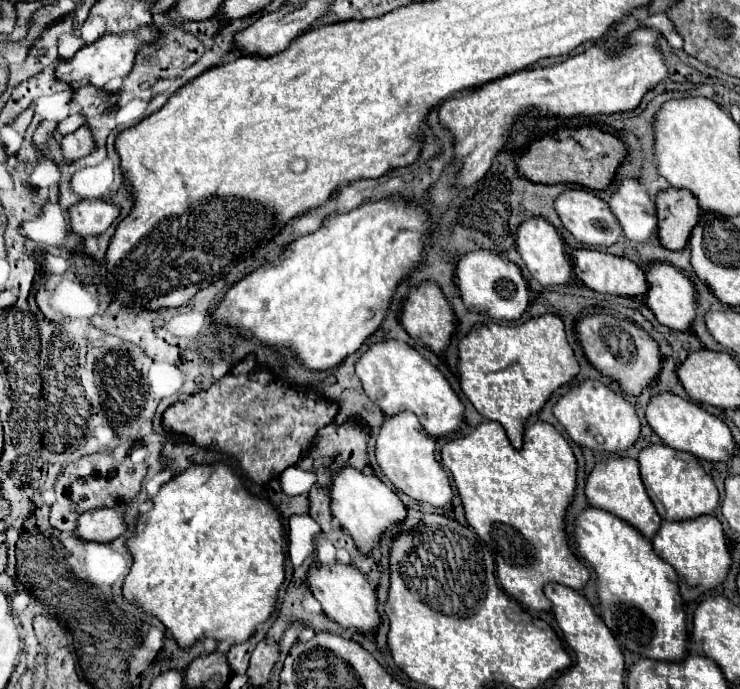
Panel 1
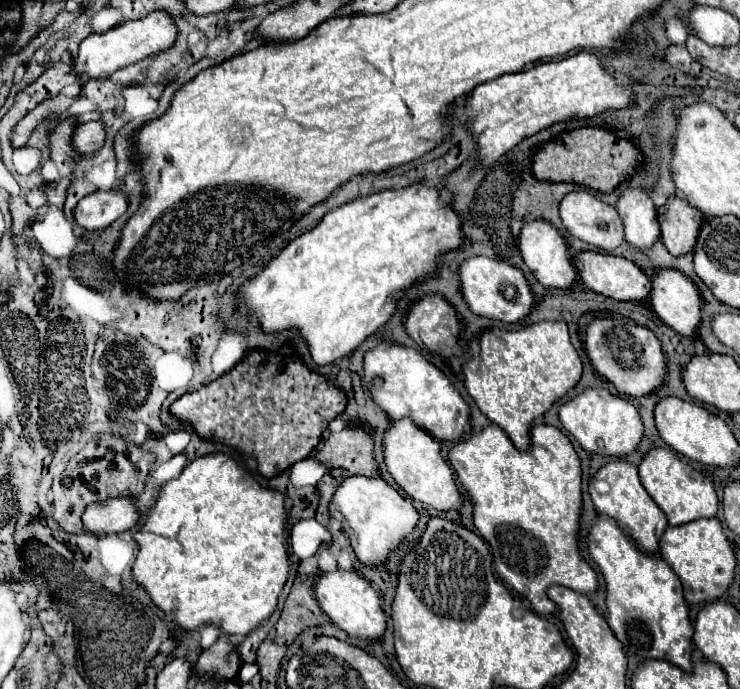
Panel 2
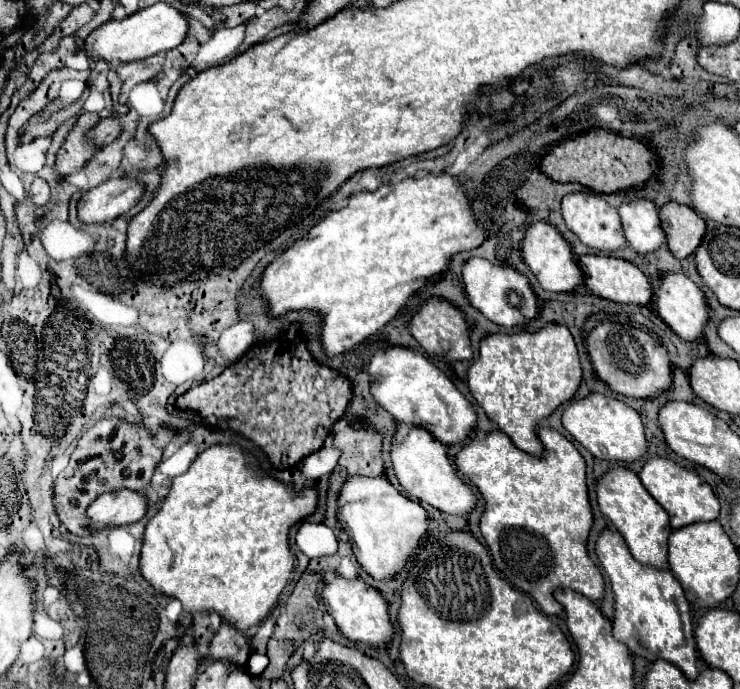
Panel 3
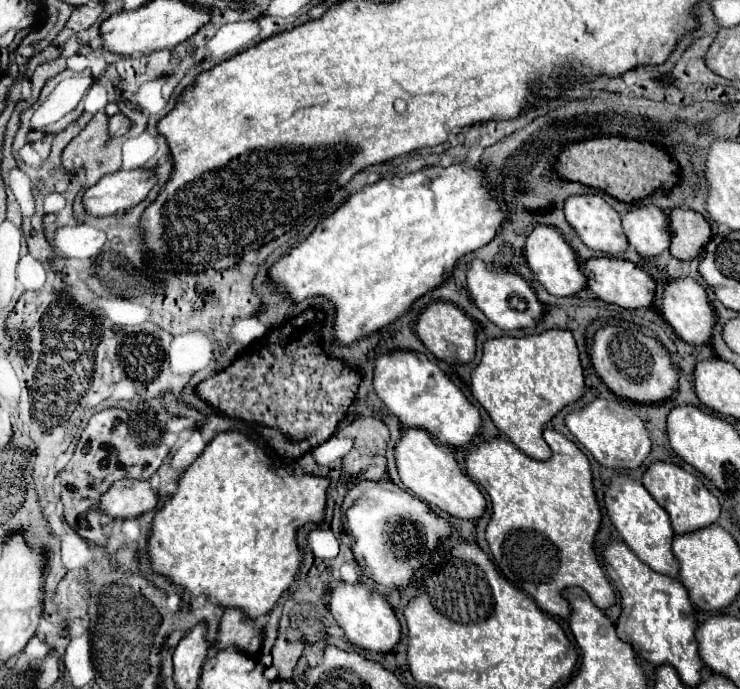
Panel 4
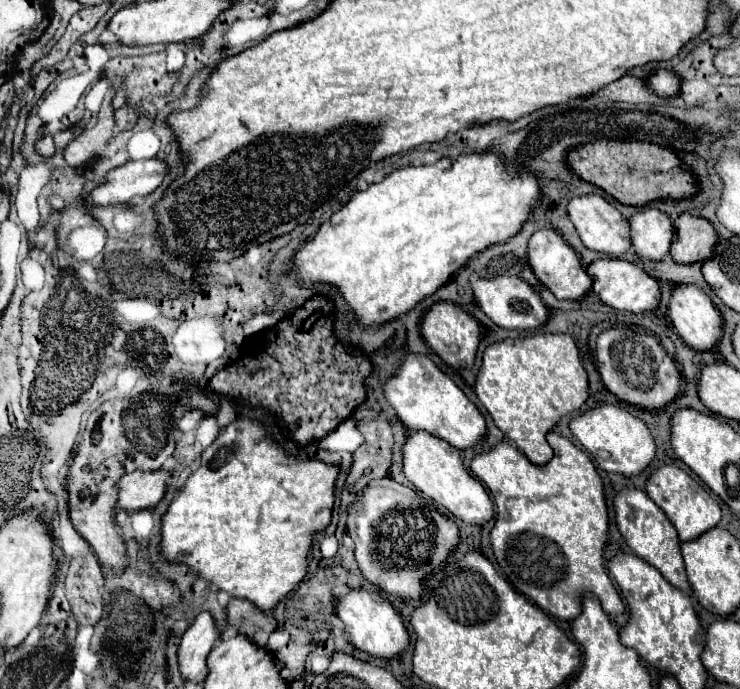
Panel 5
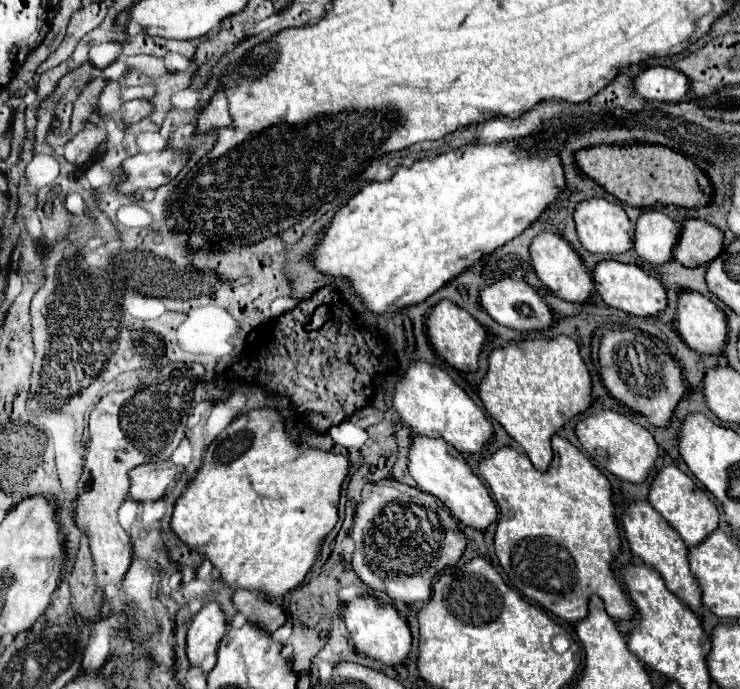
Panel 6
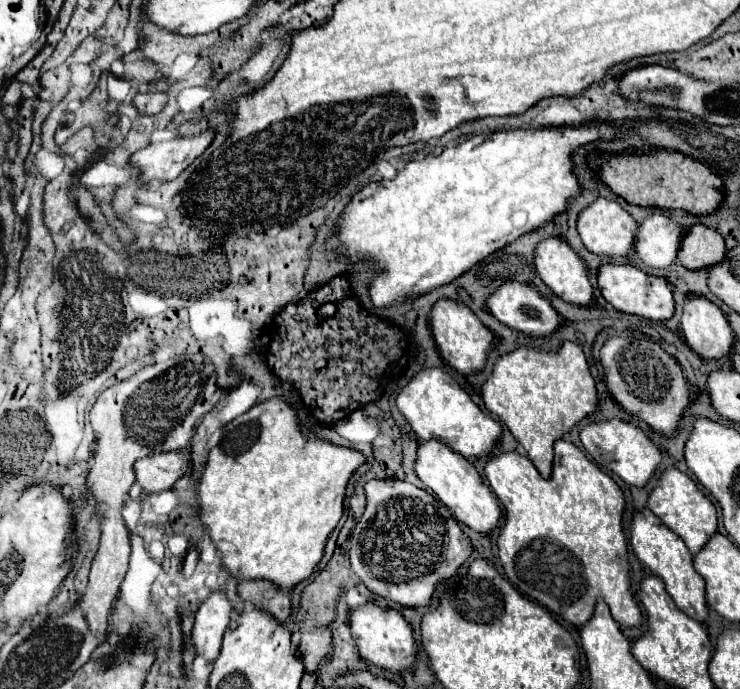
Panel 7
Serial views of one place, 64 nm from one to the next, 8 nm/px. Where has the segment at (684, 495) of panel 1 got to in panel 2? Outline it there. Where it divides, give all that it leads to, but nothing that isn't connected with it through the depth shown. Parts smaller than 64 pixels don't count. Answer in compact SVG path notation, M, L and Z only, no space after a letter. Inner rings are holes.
M652 448L648 454L644 454L640 462L640 480L672 526L692 522L696 518L712 518L718 512L718 496L714 484L704 474L694 470L690 462L680 458L674 450Z

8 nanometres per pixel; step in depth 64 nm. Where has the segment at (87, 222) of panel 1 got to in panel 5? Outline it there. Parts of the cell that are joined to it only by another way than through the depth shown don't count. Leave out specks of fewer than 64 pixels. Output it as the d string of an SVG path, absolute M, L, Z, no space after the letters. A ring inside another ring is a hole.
M160 158L128 162L112 172L88 194L88 202L98 208L114 204L134 204L134 198L148 196L164 180L168 168Z

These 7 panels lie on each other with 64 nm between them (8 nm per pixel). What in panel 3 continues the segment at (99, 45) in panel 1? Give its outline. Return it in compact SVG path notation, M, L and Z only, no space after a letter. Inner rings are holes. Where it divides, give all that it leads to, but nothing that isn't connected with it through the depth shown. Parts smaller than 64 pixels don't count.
M158 2L146 10L140 10L136 14L130 14L122 20L106 22L100 28L96 28L84 42L84 52L88 60L94 62L106 62L108 66L114 66L116 62L132 62L132 60L144 60L160 52L168 52L176 48L188 30L188 20L184 14L174 10L170 4Z

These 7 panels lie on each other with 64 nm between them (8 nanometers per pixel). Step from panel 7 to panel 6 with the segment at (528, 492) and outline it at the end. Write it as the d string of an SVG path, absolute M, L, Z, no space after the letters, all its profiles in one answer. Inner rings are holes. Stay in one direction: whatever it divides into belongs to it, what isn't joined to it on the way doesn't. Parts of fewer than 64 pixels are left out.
M552 436L554 460L548 472L538 472L526 454L512 446L502 446L488 458L480 460L480 476L492 490L494 500L500 508L500 518L494 534L494 548L502 570L506 572L510 584L528 600L536 602L546 612L566 620L578 622L588 614L588 598L598 594L604 600L606 612L616 620L628 620L632 616L632 606L624 596L620 582L610 570L610 562L620 550L620 536L614 522L612 490L608 478L566 438Z

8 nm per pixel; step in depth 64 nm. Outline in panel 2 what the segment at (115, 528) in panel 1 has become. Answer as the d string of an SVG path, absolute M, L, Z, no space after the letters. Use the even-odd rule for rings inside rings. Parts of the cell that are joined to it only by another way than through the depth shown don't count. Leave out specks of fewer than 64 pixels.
M102 500L90 504L82 514L84 532L106 536L106 534L122 534L130 530L138 520L138 512L134 500Z

